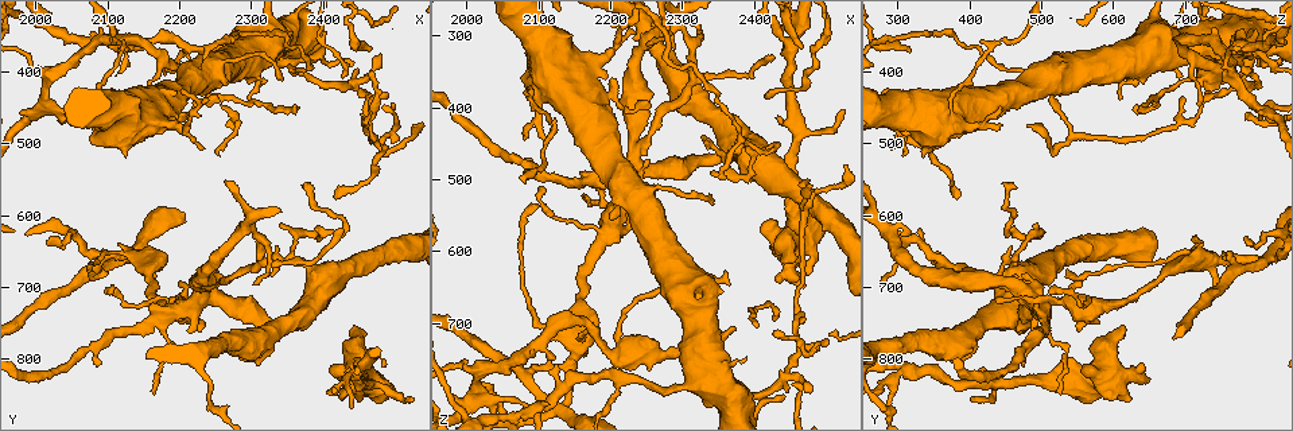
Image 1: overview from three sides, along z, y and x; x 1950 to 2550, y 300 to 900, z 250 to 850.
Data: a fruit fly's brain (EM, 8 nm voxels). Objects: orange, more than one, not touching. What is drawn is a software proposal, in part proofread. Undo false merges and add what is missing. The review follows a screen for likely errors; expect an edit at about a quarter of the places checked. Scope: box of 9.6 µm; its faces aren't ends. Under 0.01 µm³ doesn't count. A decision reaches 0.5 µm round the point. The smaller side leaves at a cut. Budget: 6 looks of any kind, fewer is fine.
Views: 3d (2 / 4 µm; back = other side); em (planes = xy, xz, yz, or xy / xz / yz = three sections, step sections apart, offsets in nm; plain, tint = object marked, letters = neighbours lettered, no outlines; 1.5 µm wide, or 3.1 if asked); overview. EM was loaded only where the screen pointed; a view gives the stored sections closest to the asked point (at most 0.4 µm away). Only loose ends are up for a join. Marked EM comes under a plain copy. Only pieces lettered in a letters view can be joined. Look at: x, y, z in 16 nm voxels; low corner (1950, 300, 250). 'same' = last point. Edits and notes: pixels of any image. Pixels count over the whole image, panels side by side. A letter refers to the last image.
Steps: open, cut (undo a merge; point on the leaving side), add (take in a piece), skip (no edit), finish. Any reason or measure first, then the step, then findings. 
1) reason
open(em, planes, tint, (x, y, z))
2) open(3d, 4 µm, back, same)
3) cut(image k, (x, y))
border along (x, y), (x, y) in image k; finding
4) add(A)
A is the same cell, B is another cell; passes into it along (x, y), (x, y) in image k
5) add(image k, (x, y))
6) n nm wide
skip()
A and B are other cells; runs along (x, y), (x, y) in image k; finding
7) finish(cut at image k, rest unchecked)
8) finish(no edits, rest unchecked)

an open end
open(em, planes, tint, (2230, 760, 550))

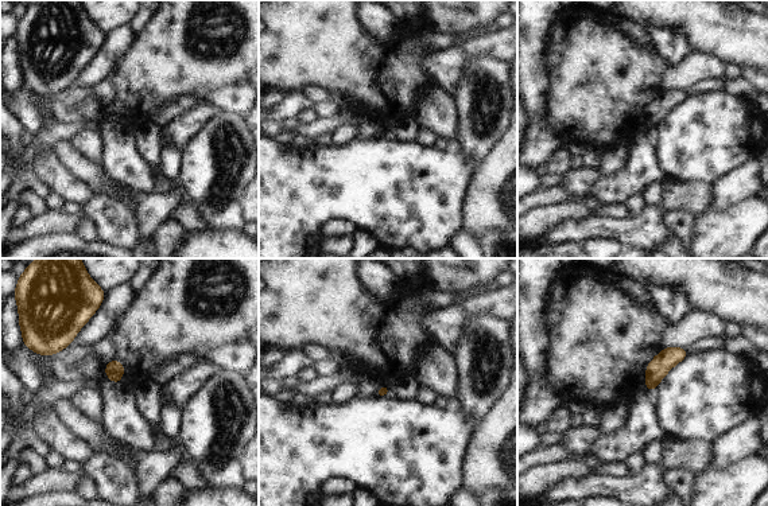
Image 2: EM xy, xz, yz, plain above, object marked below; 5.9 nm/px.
what lies round it
open(em, planes, letters, same)

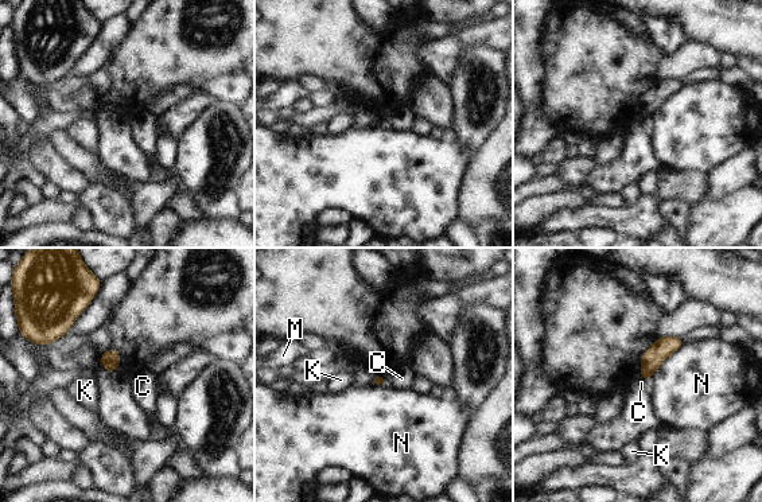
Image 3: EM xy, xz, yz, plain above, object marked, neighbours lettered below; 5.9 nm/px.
skip()
C, K, M and N are other cells; border along (383, 374), (387, 382) in image 3; none of them fits

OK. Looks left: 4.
abrupt turn
open(3d, 4 µm, (2425, 625, 450))

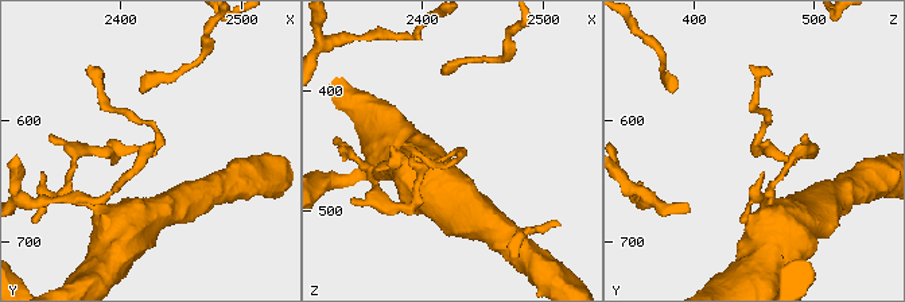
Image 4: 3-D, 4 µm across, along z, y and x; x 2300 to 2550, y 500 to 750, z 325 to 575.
need the tissue
open(em, planes, tint, (2428, 624, 448))

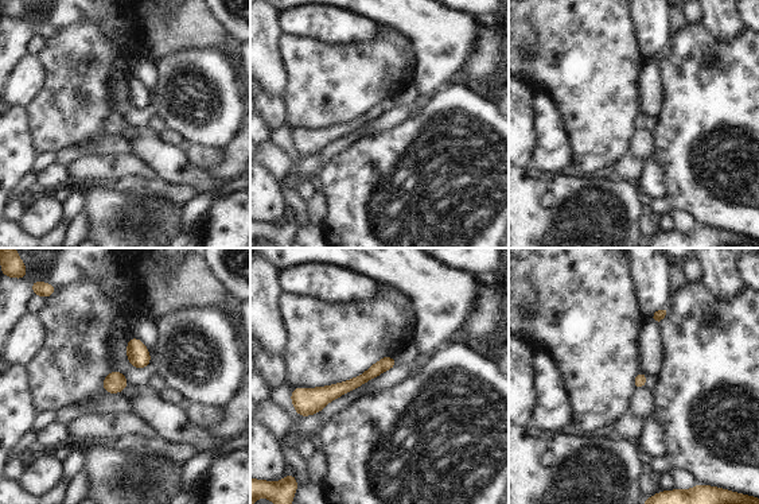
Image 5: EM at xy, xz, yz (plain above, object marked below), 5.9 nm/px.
open(em, planes, letters, same)

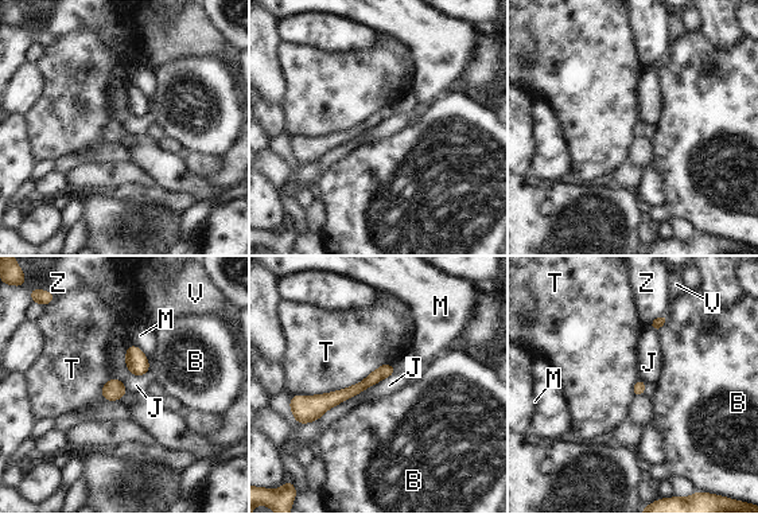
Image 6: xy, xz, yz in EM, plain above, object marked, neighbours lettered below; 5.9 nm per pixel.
T touches over 600 nm
skip()
B, J, M, T, V and Z are other cells; border along (391, 362), (342, 389), (295, 396) in image 6; all the same neuron

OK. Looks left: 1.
finish(no edits, rest unchecked)

